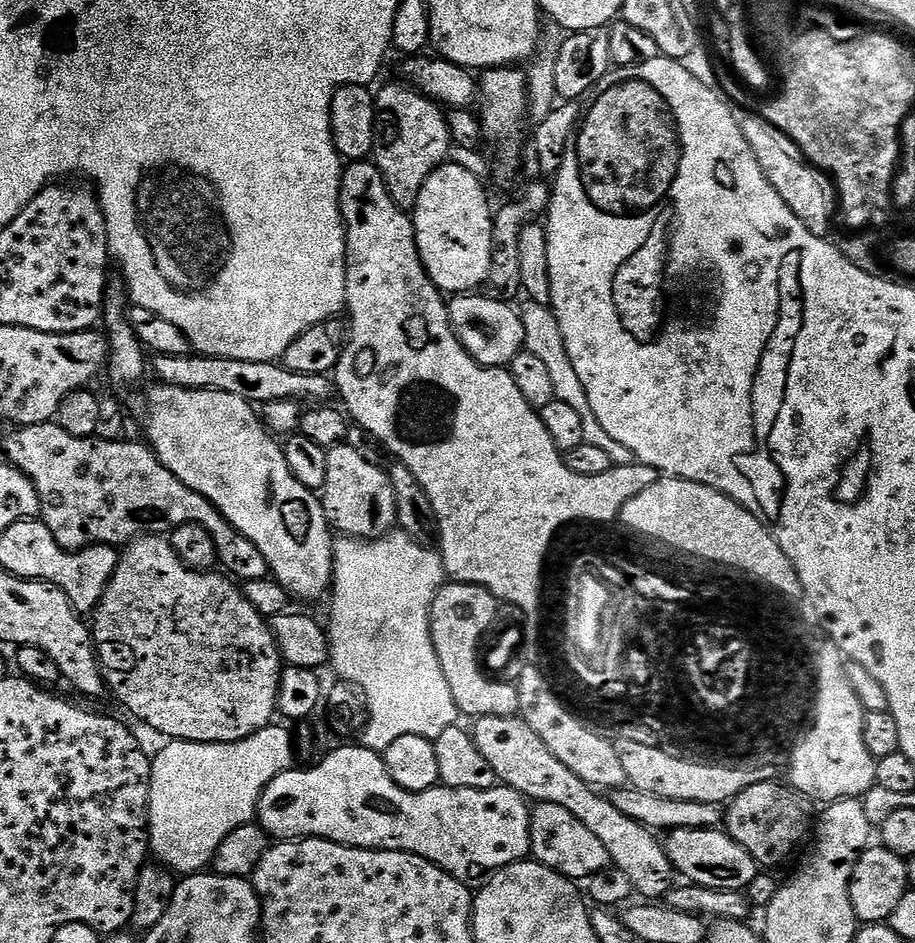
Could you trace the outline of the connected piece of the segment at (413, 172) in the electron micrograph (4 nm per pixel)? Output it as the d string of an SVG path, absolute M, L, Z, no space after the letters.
M399 83L388 84L380 93L375 93L376 133L372 160L395 204L410 212L416 207L426 178L449 159L454 141L445 109L407 83Z

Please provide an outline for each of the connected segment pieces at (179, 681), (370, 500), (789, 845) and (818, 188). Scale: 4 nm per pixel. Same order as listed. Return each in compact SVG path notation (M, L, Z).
M160 534L137 536L119 553L117 568L94 613L94 643L110 692L164 738L238 742L269 727L272 715L277 715L280 648L269 621L235 586L219 571L189 568L172 549L171 539Z
M346 442L328 449L322 503L328 523L337 533L346 536L374 540L377 536L387 536L397 527L394 486L387 471L370 466L370 462L366 462L366 458L362 458L362 454L358 454L358 450Z
M768 778L761 779L759 784L742 790L742 794L728 801L722 816L728 836L745 848L760 866L782 863L808 834L810 836L814 828L813 801L784 784L775 784Z
M756 114L749 120L740 120L740 129L744 131L746 142L750 142L750 150L754 150L754 158L758 166L762 166L762 174L778 190L782 202L794 210L794 214L810 230L810 234L827 237L828 227L832 224L832 215L838 212L838 193L836 185L827 172L820 171L802 154L802 150L782 130L775 128L763 115Z

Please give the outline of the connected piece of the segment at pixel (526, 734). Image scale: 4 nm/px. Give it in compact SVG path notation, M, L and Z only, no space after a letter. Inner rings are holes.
M519 715L482 717L477 719L474 725L476 728L471 729L472 737L476 739L478 750L482 750L482 754L490 761L490 766L494 766L494 774L501 785L521 792L529 801L557 804L570 810L570 814L574 814L574 818L578 818L578 822L582 822L582 826L588 827L600 839L602 846L606 846L612 864L630 877L633 889L639 895L641 892L644 895L641 897L645 901L656 902L667 897L670 891L668 879L674 876L674 869L668 857L667 847L662 843L661 837L660 840L656 837L659 835L653 829L634 822L634 818L626 818L626 814L622 814L622 810L614 807L611 799L604 797L603 800L600 797L603 795L591 784L582 782L582 778L578 778L578 774L574 774L574 770L570 770L570 766L562 766L562 762L558 762L558 758L554 758L554 754L550 754L550 750L546 750L542 738L538 738L538 734L534 734L534 730L530 728L528 723L520 719Z

